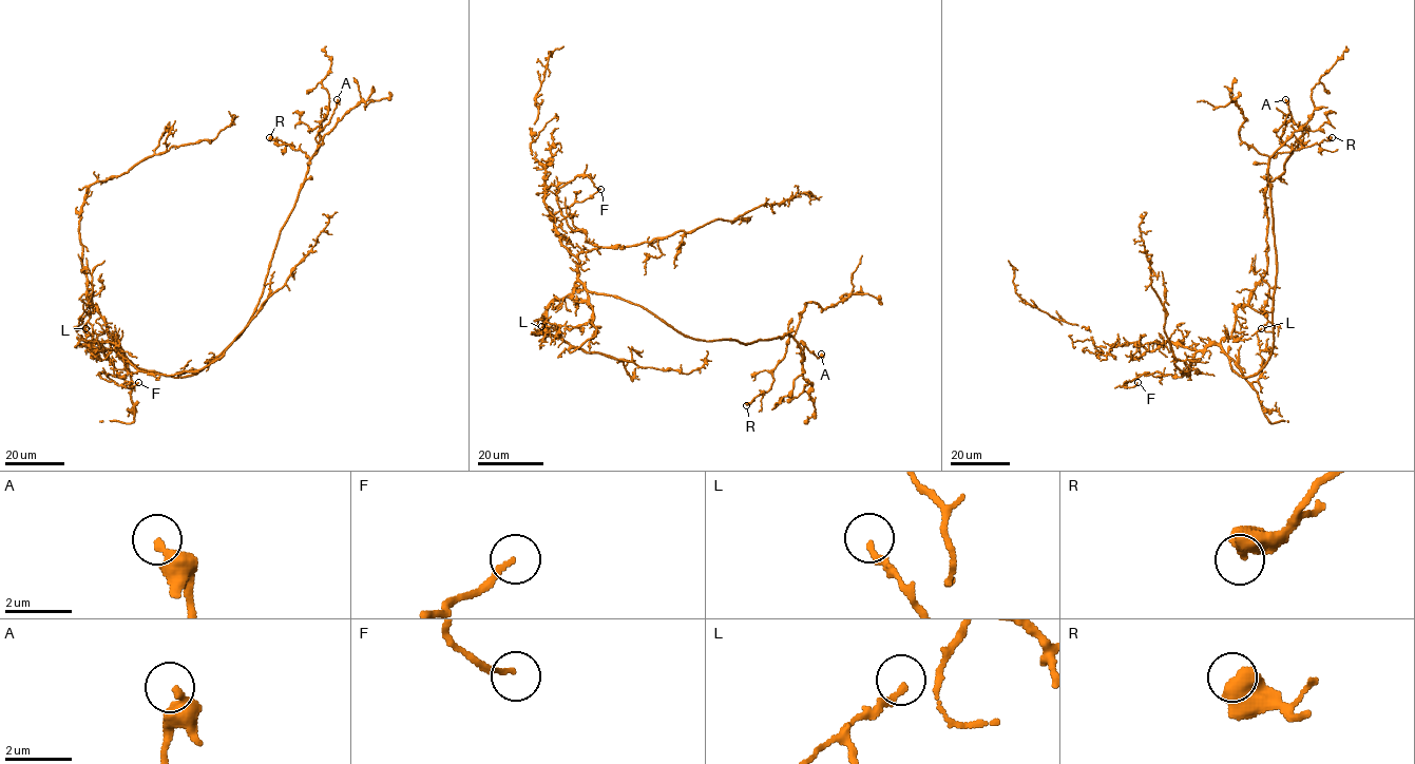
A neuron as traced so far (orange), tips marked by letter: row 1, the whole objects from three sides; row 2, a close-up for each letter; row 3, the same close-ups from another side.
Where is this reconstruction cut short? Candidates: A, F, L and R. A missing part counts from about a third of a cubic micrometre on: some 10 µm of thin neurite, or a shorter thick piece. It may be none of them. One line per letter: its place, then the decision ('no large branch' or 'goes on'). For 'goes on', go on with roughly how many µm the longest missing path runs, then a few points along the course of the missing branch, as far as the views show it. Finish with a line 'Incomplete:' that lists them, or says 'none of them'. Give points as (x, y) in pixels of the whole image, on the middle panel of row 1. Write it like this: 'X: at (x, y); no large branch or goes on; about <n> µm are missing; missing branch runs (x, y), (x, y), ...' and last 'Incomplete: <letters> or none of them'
A: at (821, 354); no large branch
F: at (600, 189); no large branch
L: at (541, 326); no large branch
R: at (746, 405); no large branch
Incomplete: none of them

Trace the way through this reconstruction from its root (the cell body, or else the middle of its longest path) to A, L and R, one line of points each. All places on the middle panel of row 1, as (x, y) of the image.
A: (631, 303), (693, 338), (749, 344), (789, 335), (800, 348), (800, 343), (817, 358), (821, 354)
L: (631, 303), (588, 291), (593, 316), (588, 322), (572, 328), (548, 322), (541, 326)
R: (631, 303), (696, 339), (749, 344), (788, 335), (770, 388), (746, 405)

